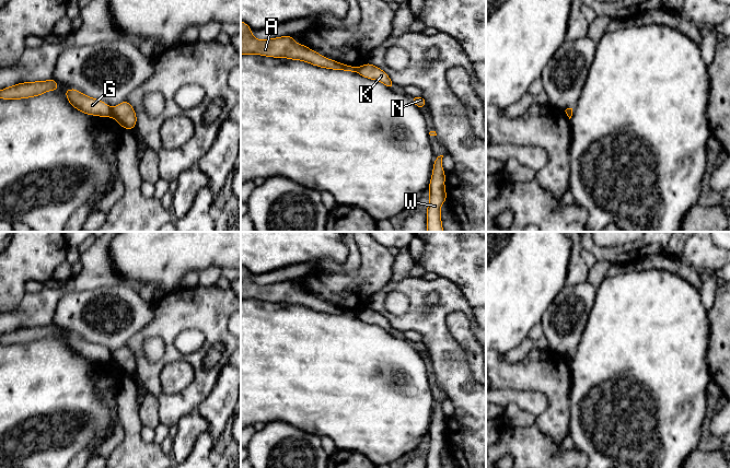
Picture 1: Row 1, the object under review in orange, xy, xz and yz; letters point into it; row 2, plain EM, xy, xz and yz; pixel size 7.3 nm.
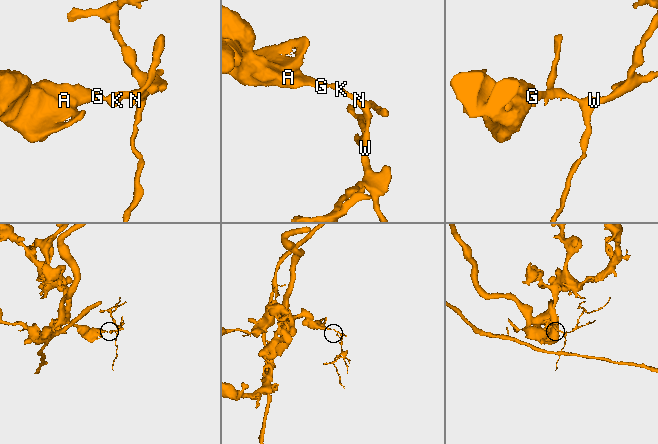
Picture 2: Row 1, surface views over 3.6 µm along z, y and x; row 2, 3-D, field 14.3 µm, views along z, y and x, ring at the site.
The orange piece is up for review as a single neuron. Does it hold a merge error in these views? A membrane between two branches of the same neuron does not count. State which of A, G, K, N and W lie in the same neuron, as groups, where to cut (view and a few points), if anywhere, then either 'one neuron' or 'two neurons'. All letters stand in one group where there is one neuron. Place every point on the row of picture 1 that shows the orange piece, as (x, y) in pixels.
A G / K N W; cut in xy along (111, 108), (112, 115); two neurons

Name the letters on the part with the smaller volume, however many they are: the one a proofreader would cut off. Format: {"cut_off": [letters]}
{"cut_off": ["K", "N", "W"]}

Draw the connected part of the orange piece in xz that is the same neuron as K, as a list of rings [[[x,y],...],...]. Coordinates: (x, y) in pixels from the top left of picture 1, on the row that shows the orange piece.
[[[369,62],[359,67],[357,72],[367,79],[380,81],[391,90],[395,86],[390,77],[383,70]]]

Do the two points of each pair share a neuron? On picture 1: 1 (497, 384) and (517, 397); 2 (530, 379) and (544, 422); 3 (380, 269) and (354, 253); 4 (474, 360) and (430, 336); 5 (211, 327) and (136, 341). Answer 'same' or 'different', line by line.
1: different
2: same
3: different
4: different
5: same

